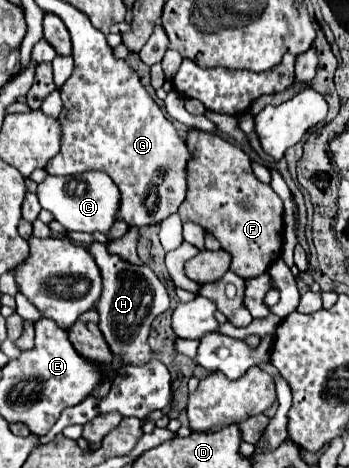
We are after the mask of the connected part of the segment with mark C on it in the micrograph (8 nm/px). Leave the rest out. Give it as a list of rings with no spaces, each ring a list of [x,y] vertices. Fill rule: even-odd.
[[[88,170],[76,176],[48,176],[42,184],[38,184],[38,200],[44,210],[52,212],[52,216],[66,228],[74,232],[102,232],[108,234],[112,224],[116,222],[116,214],[120,210],[120,190],[114,180],[100,172]]]

